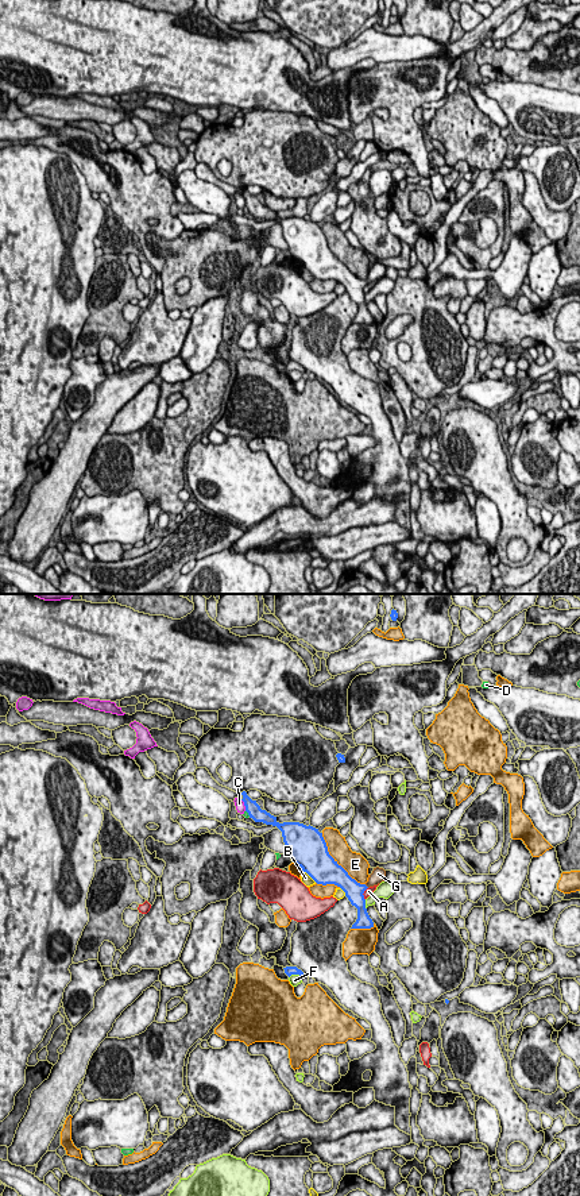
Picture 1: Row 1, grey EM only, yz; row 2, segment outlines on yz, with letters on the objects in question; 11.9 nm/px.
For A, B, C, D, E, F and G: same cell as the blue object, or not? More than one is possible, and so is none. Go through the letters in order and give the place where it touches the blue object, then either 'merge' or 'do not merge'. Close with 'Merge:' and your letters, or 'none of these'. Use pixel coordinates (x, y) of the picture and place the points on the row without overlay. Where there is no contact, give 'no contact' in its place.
A: yz (363, 288) | do not merge
B: yz (310, 272) | do not merge
C: yz (244, 200) | do not merge
D: yz (247, 207) | do not merge
E: yz (336, 257) | do not merge
F: yz (294, 369) | do not merge
G: yz (366, 281) | merge
Merge: G

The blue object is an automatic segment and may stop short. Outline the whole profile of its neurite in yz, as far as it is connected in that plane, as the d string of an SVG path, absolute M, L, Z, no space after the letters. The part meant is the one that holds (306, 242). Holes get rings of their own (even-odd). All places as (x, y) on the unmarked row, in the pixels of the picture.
M245 186L241 188L245 207L255 217L277 221L282 227L283 238L291 256L302 263L317 279L335 279L340 282L352 301L357 304L357 315L351 324L371 324L374 317L366 304L364 286L386 275L383 263L374 263L366 279L357 278L329 250L322 228L313 221L299 217L279 219L277 212L262 205Z

